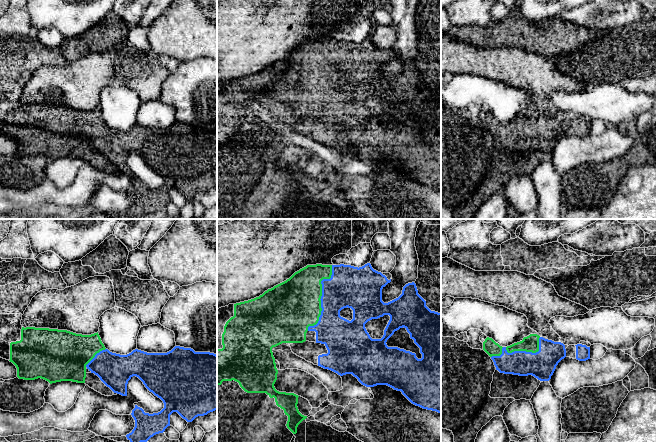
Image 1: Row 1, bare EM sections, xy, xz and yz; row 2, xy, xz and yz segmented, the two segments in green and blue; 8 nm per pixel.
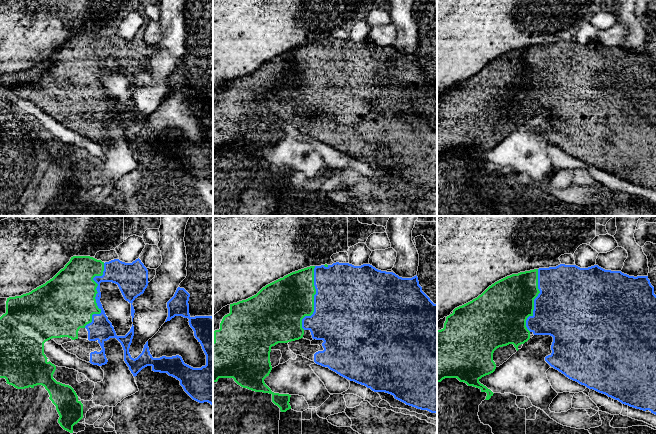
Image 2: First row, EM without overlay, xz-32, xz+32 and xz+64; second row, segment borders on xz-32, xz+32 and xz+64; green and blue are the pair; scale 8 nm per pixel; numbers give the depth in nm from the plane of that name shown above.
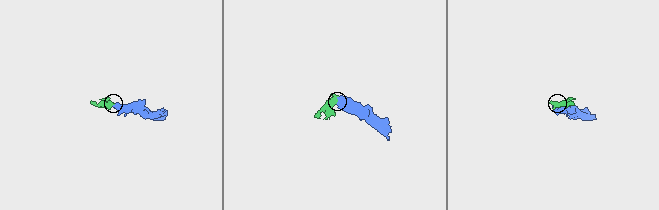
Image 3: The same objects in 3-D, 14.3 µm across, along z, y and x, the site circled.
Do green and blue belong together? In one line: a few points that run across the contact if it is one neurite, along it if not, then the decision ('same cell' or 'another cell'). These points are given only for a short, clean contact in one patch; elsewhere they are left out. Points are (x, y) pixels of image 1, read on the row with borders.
same cell

